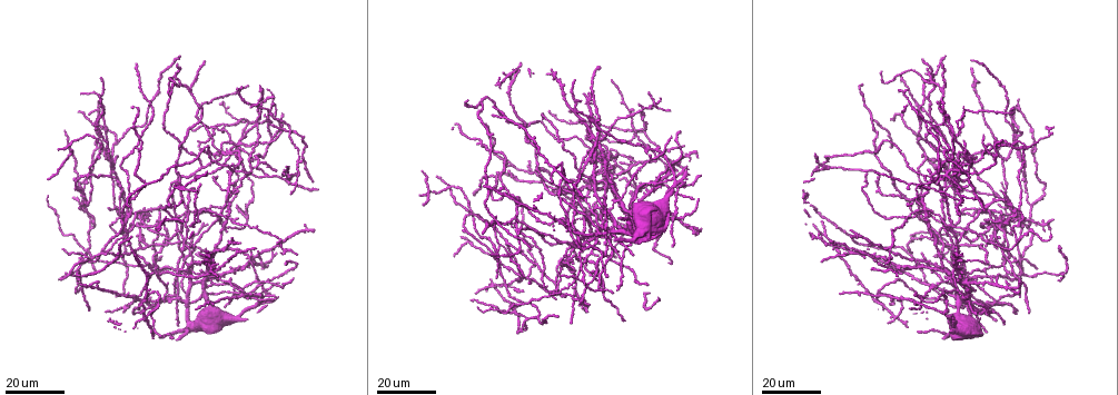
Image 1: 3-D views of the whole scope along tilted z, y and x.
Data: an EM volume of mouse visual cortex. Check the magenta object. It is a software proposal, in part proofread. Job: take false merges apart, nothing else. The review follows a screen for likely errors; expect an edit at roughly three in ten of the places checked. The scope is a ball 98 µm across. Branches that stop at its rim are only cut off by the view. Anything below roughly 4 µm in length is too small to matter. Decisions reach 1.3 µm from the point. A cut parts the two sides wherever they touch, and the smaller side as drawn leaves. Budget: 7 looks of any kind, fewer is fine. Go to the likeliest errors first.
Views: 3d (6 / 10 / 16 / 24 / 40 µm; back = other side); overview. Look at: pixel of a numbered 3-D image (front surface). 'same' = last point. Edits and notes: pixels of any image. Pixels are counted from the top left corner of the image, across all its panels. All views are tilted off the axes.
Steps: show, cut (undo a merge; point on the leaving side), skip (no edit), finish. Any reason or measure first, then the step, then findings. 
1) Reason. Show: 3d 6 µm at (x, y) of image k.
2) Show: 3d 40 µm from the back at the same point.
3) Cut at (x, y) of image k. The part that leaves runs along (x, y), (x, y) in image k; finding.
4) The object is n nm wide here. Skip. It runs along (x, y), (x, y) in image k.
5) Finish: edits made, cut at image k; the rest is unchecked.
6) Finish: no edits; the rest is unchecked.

Small branch off a trunk. Show: 3d 16 µm at (961, 200) of image 1.

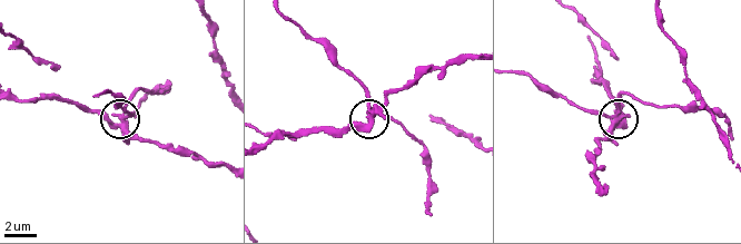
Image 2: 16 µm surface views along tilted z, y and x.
Show: 3d 6 µm at (616, 112) of image 2.

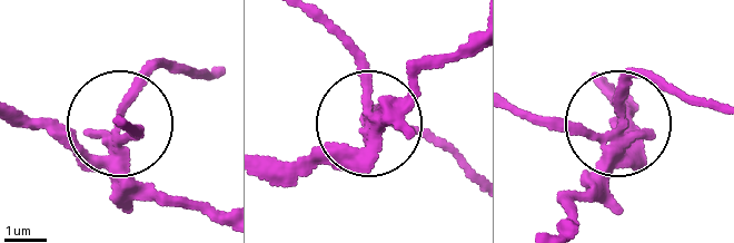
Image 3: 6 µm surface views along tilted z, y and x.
4 arms meet here. Cut at (131, 95) of image 3. The part that leaves runs along (608, 152), (525, 119) in image 3; two cells meet here.

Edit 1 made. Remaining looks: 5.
Looks like a crossing. Show: 3d 24 µm at (182, 190) of image 1.

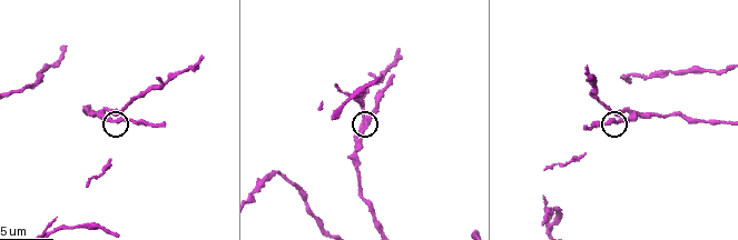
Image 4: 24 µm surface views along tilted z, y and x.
Show: 3d 6 µm at (120, 117) of image 4.

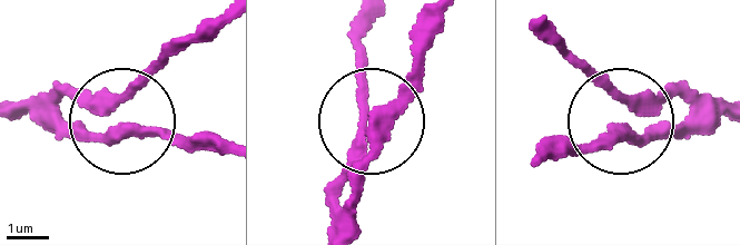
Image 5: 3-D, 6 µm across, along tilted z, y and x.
Skip. It runs along (32, 107), (76, 130), (115, 131), (164, 45) in image 5; continuous, no second cell.

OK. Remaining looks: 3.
Four arms meet. Show: 3d 24 µm at (950, 130) of image 1.

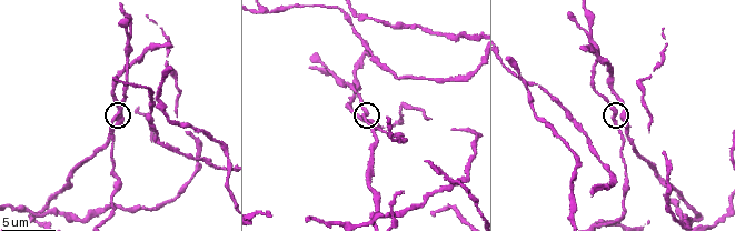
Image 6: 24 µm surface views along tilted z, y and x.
Show: 3d 10 µm at (612, 108) of image 6.

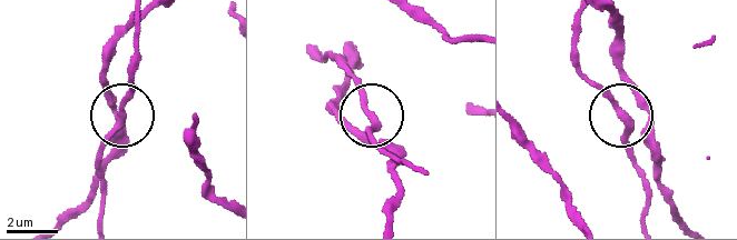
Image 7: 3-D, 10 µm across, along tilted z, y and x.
The object is 220 nm wide here. Skip. It runs along (645, 219), (645, 174), (622, 117), (635, 88), (619, 46) in image 7; all the same cell.

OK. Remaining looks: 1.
Finish: edits made, cut at image 3; the rest is unchecked.

